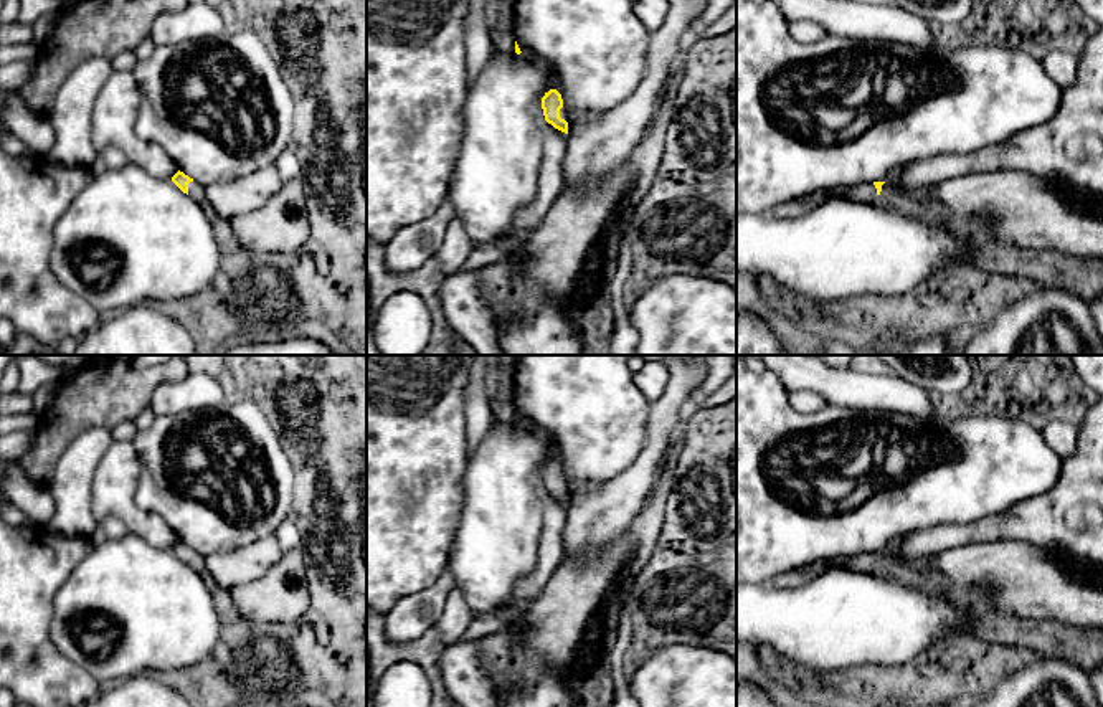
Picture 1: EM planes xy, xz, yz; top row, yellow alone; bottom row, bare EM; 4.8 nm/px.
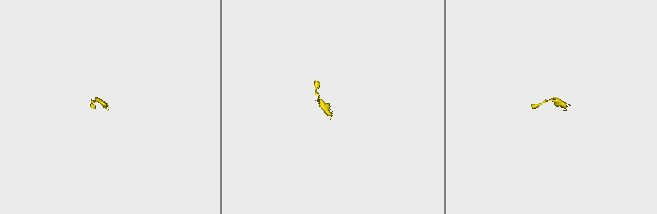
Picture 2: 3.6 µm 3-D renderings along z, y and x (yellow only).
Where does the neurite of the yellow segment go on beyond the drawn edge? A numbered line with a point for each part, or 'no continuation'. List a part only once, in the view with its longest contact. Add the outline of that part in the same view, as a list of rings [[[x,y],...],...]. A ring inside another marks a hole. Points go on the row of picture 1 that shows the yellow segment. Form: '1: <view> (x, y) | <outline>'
1: xz (497, 12) | [[[487,0],[485,21],[494,50],[500,53],[515,51],[515,36],[509,26],[512,0]]]
2: yz (889, 199) | [[[859,183],[855,187],[836,190],[834,193],[854,202],[875,203],[887,210],[895,210],[931,228],[943,228],[948,223],[948,215],[944,211],[941,213],[935,206],[923,206],[910,197],[892,190],[887,183],[882,185],[880,193],[873,183]]]

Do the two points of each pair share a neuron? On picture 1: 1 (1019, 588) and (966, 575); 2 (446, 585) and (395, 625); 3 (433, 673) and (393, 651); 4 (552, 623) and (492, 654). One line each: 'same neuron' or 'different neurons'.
1: same neuron
2: same neuron
3: same neuron
4: same neuron

